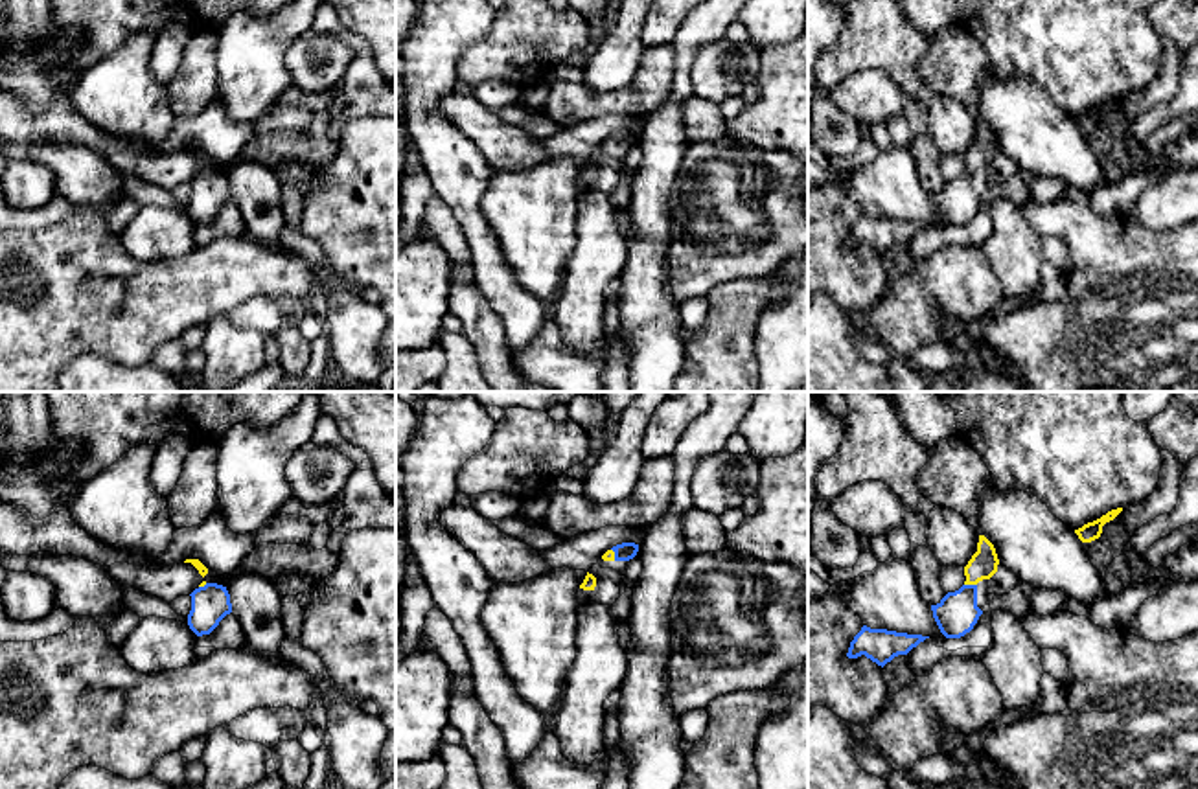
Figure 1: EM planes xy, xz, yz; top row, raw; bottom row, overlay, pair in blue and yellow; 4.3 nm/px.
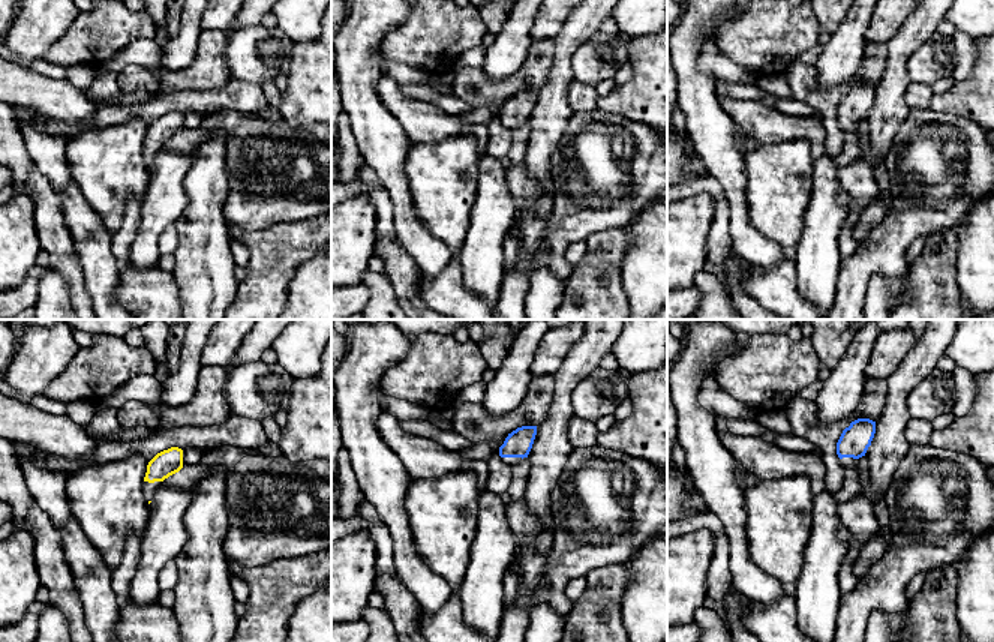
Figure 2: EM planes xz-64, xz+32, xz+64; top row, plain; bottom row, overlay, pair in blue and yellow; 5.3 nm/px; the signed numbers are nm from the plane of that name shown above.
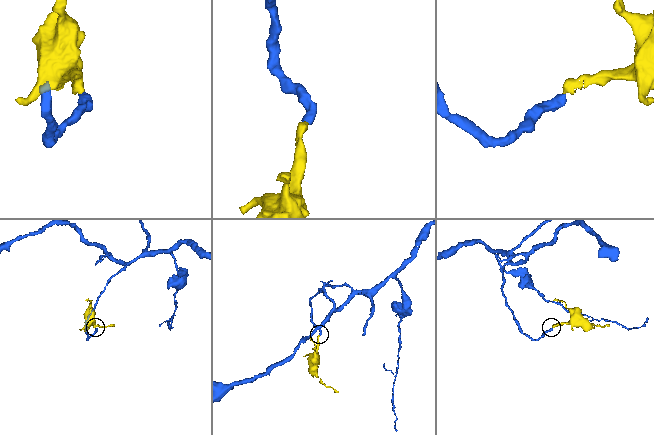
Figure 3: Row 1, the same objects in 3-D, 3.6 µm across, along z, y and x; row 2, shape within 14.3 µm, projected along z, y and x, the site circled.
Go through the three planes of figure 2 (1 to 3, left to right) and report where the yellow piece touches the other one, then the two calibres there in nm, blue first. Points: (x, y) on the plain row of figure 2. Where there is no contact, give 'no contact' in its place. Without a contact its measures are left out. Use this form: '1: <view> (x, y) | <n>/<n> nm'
1: no contact
2: no contact
3: no contact

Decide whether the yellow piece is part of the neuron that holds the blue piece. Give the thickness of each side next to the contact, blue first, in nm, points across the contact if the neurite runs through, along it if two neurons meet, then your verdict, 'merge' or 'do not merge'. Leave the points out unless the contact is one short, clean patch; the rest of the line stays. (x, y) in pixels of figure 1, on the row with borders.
calibres 180 and 120 nm; way yz (957, 613), (970, 585), (972, 576), (983, 565); merge

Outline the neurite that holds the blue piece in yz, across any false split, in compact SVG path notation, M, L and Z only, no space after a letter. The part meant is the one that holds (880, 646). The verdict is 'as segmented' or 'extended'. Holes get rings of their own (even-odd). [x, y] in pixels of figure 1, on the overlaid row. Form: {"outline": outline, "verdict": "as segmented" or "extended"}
{"outline": "M867 625L854 636L850 642L848 658L858 658L865 655L878 666L885 666L898 655L907 655L913 647L924 642L929 636L907 635L887 629L870 629Z", "verdict": "as segmented"}

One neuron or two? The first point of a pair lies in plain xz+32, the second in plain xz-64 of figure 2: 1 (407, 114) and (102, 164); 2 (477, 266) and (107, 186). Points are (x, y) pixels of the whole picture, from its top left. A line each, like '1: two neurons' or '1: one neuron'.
1: two neurons
2: two neurons

